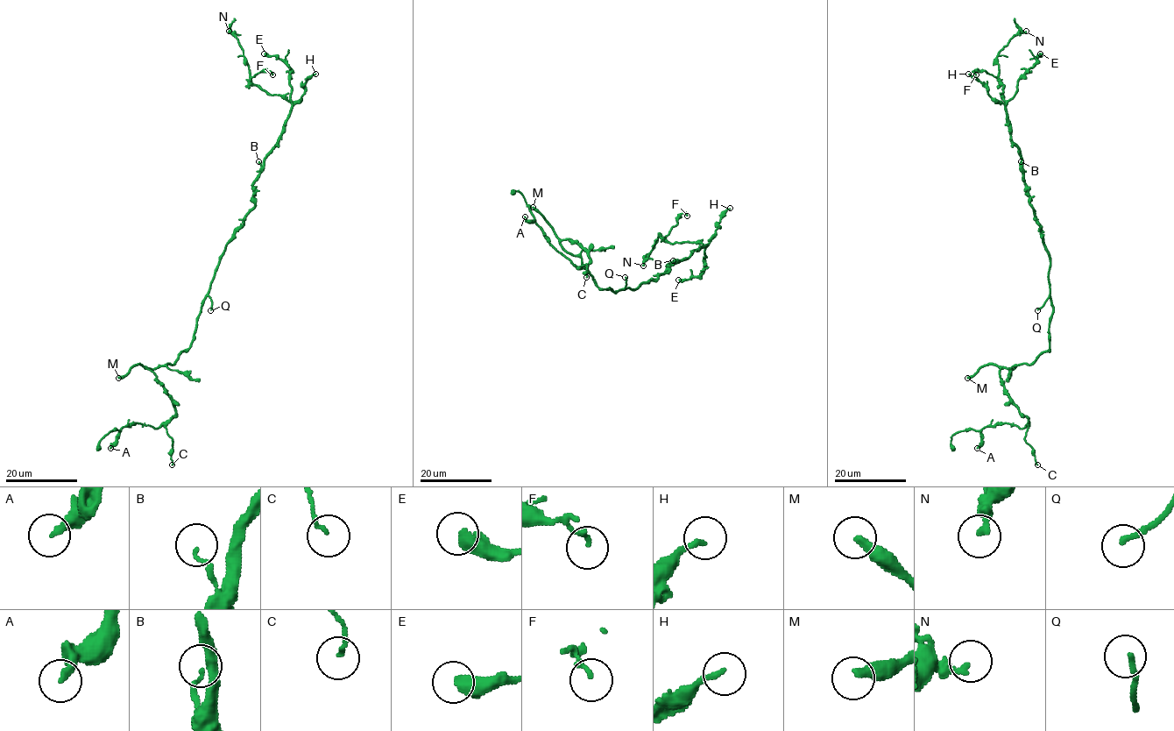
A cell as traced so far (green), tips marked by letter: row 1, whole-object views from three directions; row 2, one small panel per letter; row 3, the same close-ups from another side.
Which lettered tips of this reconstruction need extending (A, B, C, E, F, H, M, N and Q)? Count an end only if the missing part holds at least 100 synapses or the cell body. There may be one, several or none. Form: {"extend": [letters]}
{"extend": ["M"]}

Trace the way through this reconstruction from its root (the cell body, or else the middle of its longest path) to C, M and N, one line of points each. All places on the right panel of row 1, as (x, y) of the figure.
C: (1049, 286), (1049, 348), (1029, 365), (1000, 370), (1004, 392), (1028, 418), (1025, 441), (1037, 464)
M: (1049, 286), (1053, 306), (1049, 321), (1049, 348), (1029, 365), (1020, 364), (1011, 369), (986, 365), (967, 378)
N: (1049, 286), (1049, 254), (1030, 203), (1021, 151), (1010, 137), (998, 77), (998, 53), (1026, 31)

